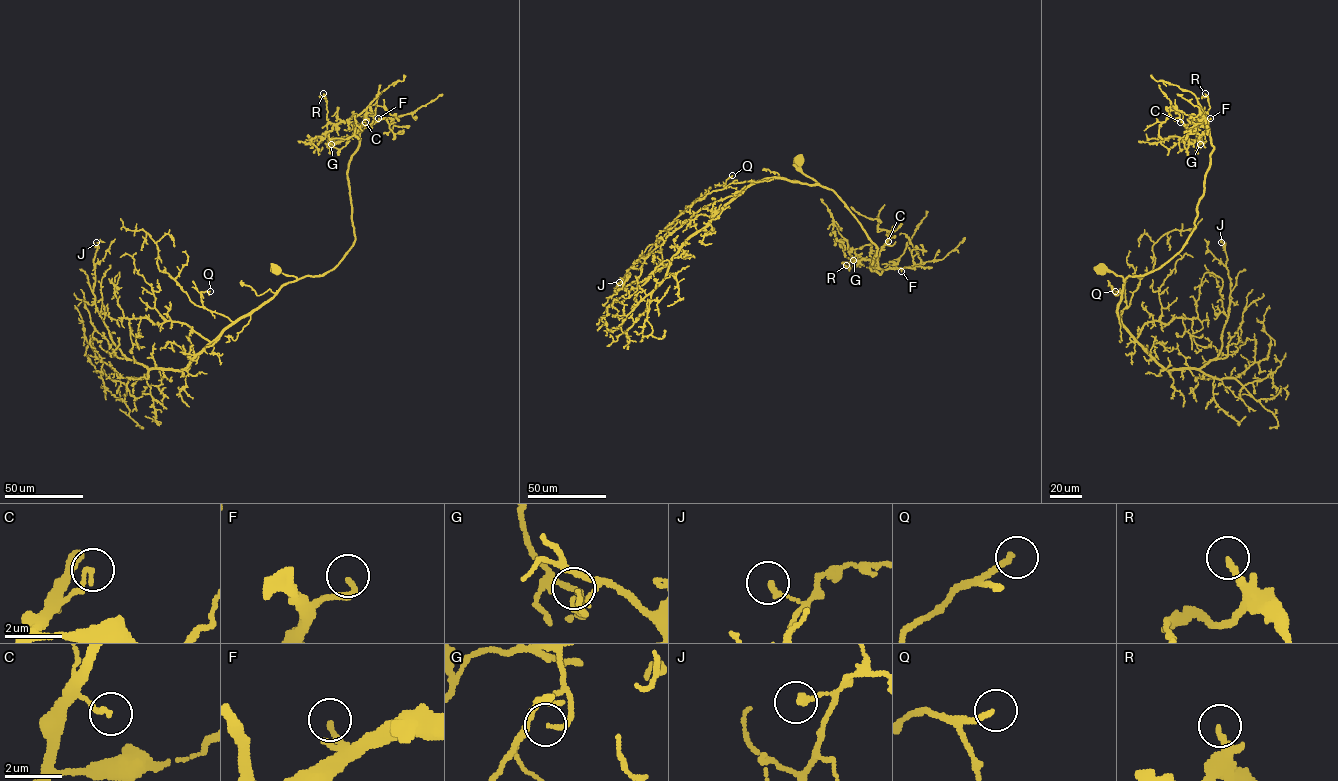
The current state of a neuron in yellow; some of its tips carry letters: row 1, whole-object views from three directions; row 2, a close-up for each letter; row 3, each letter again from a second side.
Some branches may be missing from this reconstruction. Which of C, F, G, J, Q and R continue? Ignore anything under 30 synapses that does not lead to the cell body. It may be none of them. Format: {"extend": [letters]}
{"extend": ["Q"]}

